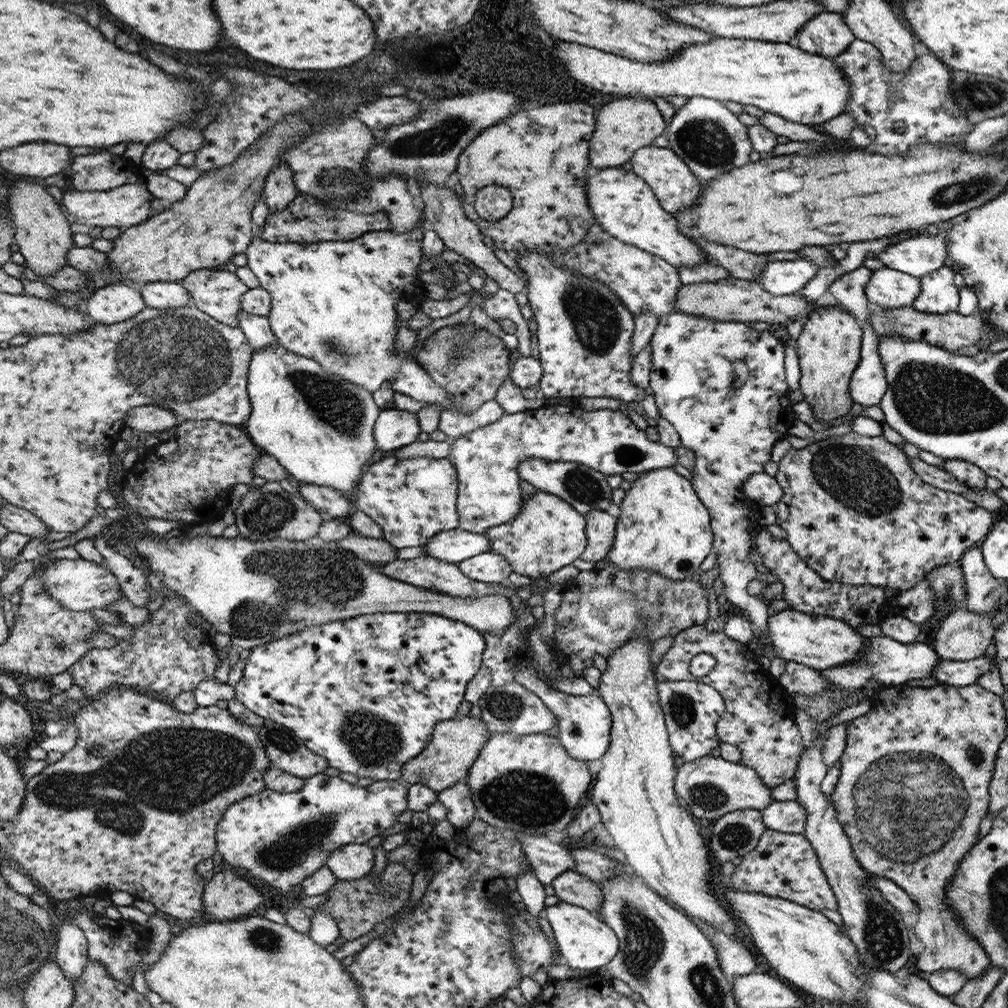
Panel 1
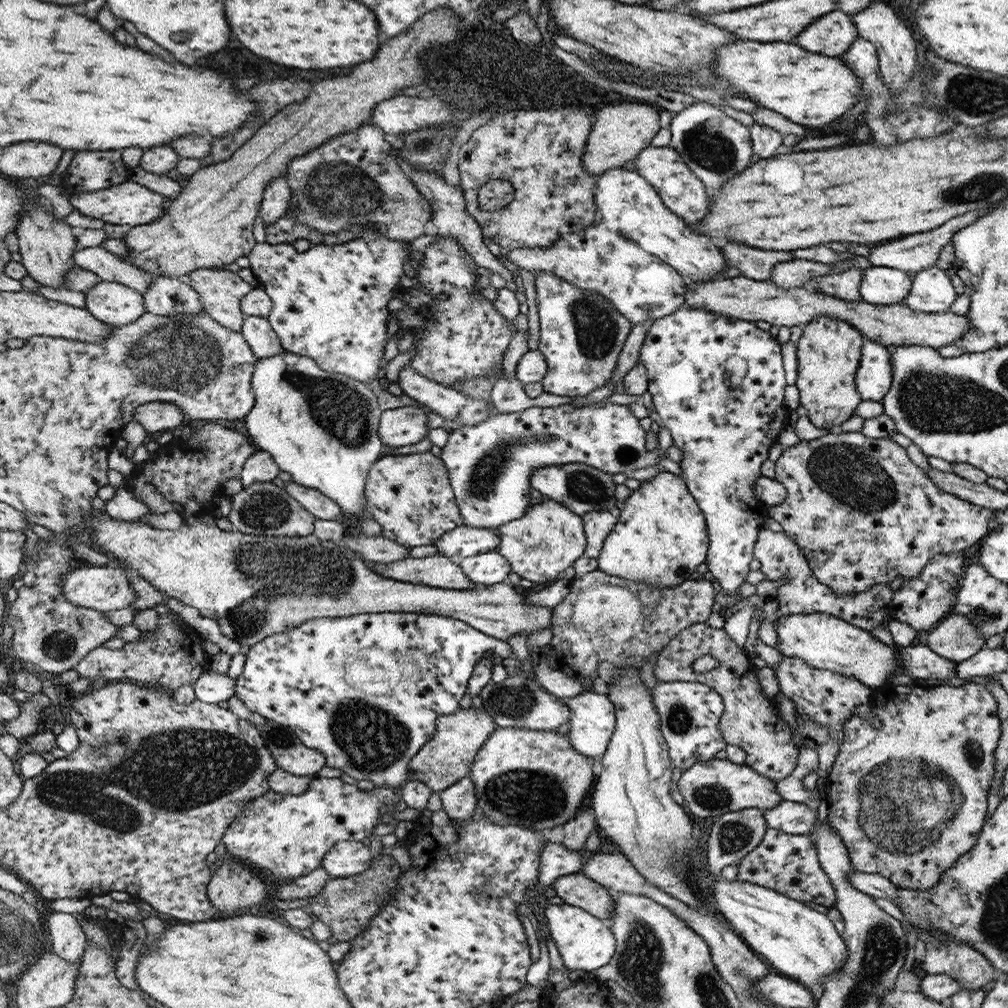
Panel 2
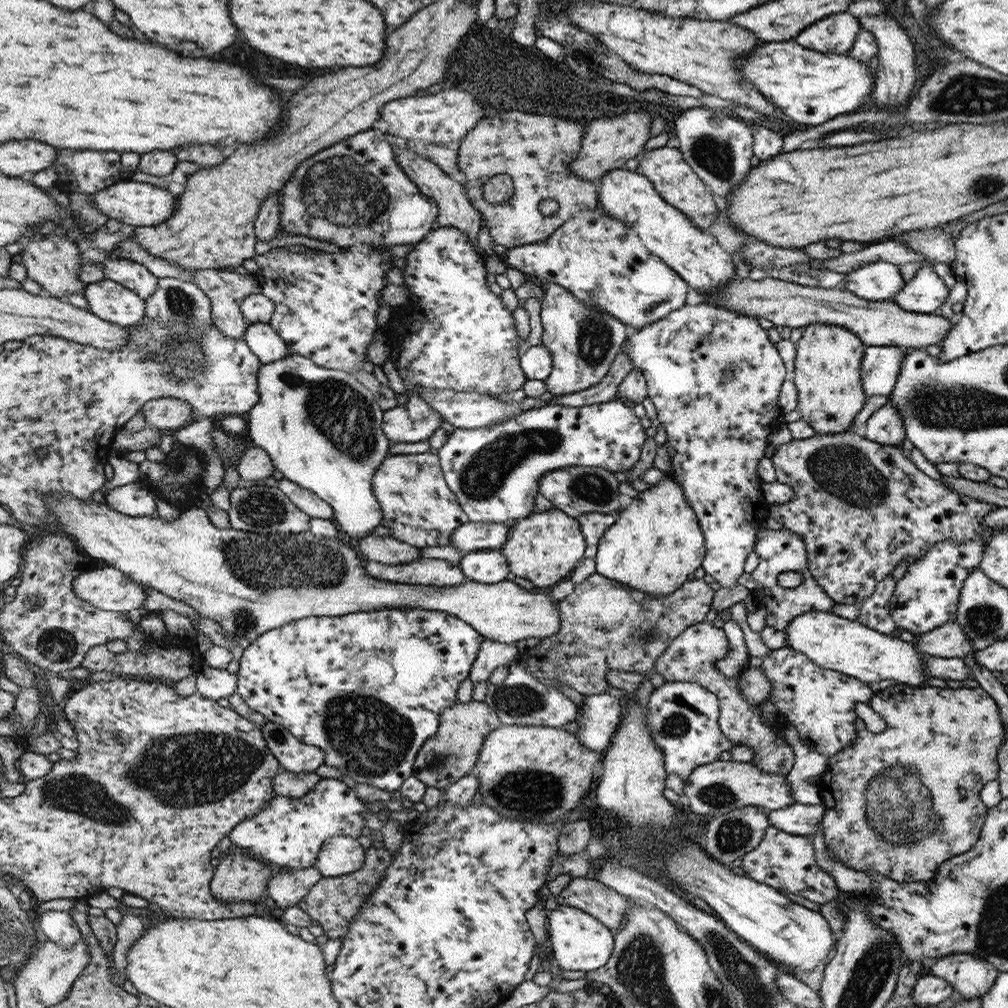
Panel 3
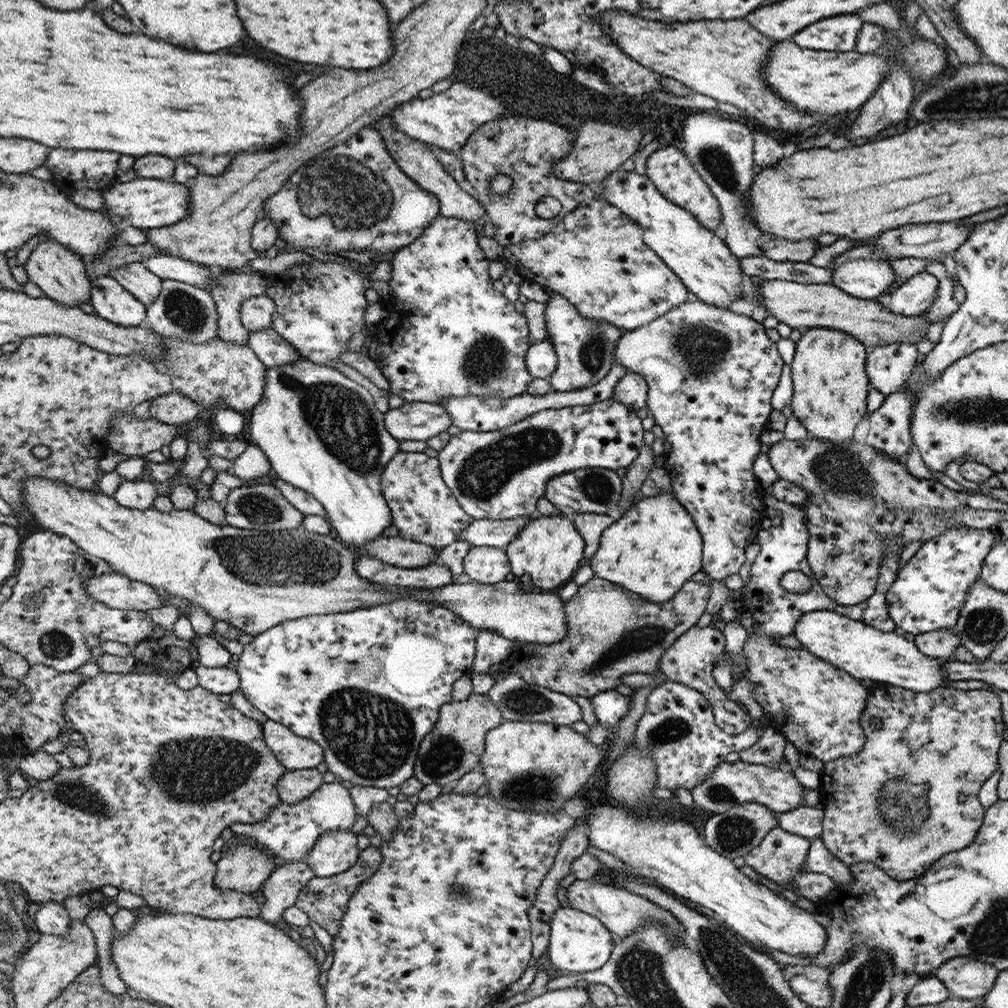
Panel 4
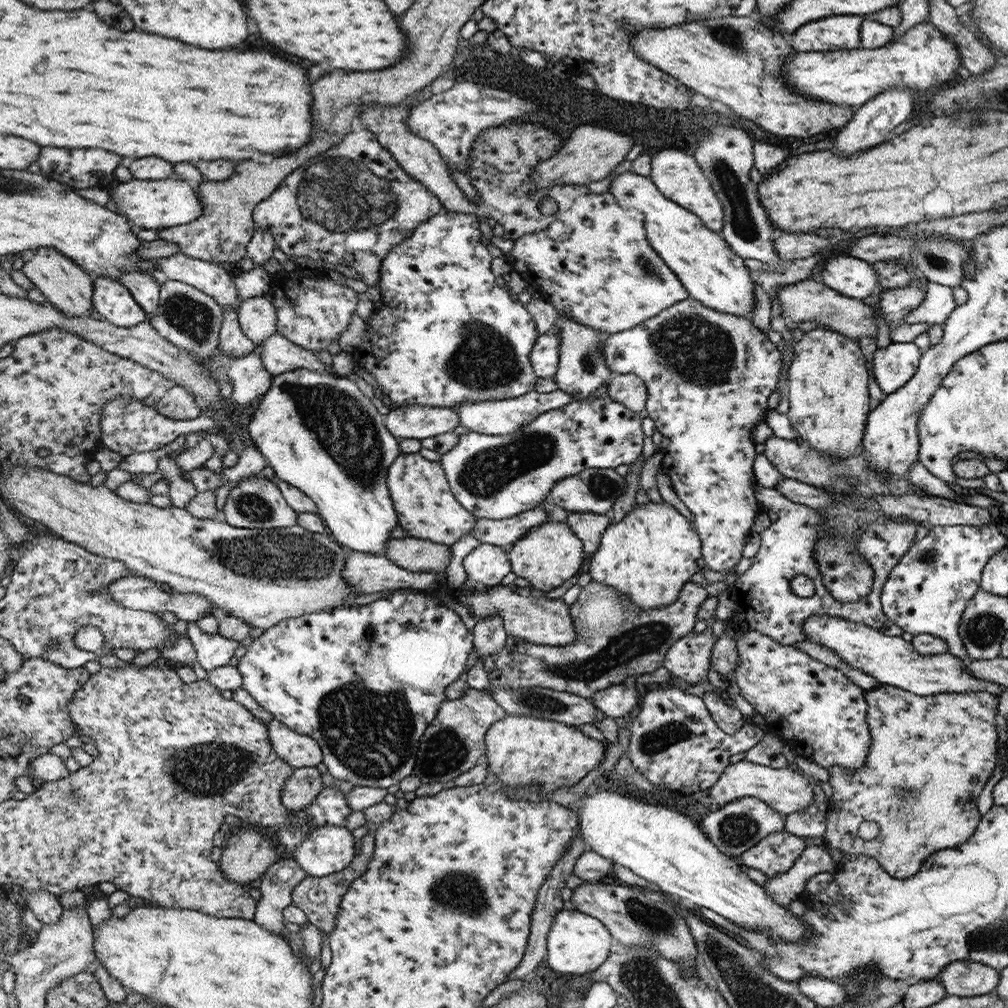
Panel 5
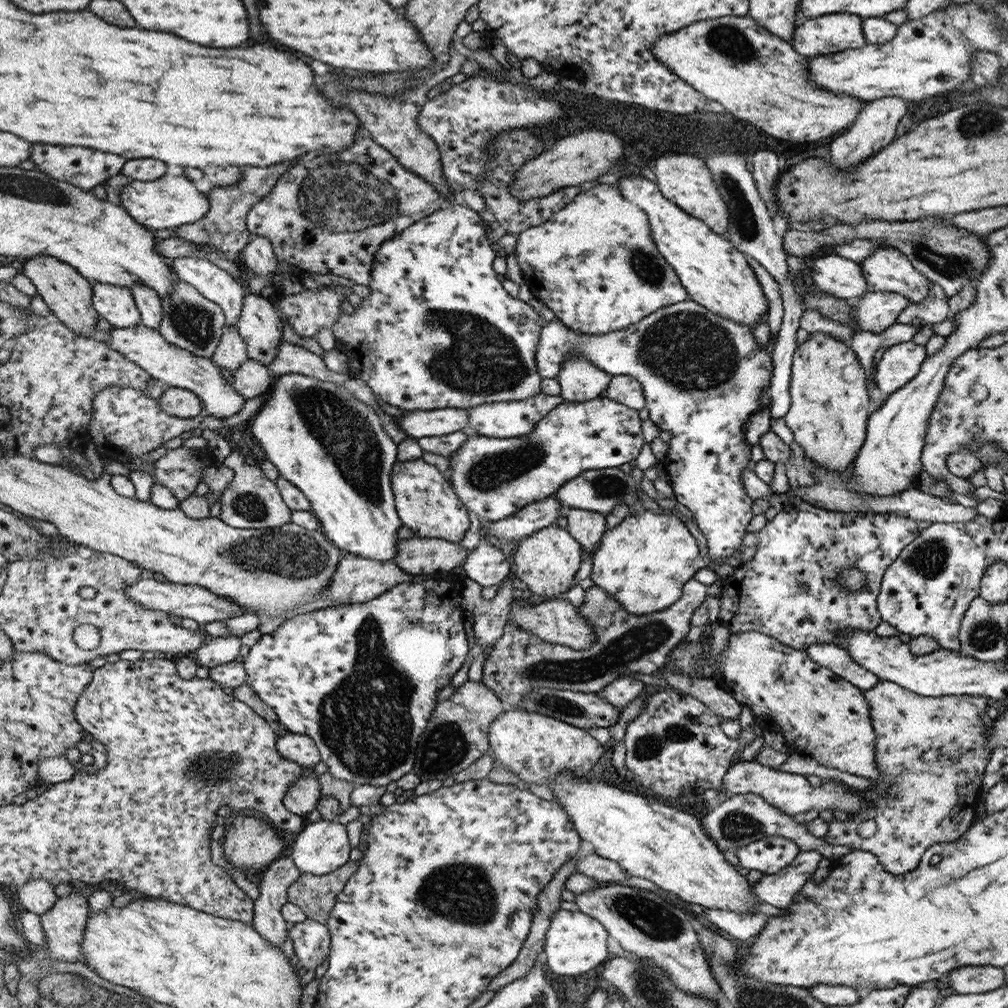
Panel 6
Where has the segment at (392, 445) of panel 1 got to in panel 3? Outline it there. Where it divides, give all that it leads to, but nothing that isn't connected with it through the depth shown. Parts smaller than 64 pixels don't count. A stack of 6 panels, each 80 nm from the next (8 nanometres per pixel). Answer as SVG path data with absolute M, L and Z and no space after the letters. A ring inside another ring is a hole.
M416 395L383 412L383 431L392 444L422 442L441 428L444 416Z

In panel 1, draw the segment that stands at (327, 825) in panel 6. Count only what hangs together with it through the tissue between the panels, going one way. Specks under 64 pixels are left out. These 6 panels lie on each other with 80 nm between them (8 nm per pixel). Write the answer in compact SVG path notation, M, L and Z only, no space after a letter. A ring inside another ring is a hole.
M367 843L347 844L329 856L327 867L346 883L363 878L374 868L374 850Z

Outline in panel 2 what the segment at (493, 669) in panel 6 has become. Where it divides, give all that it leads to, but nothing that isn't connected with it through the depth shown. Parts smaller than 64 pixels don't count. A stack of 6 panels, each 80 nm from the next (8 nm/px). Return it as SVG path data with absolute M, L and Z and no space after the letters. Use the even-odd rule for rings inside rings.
M597 568L594 572L582 574L571 581L568 596L552 609L555 614L553 635L550 643L540 648L541 654L548 658L552 668L562 670L570 678L579 681L584 692L590 692L602 662L611 662L616 668L642 668L652 654L662 651L680 631L687 630L694 624L707 623L716 603L717 591L715 582L706 575L686 580L676 588L656 588L644 582L632 582L612 576Z

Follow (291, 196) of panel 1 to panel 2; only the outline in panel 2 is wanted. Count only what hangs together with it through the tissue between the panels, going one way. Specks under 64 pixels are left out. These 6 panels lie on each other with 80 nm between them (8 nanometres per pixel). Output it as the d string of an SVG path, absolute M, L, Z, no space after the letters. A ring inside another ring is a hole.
M288 176L280 177L274 180L272 184L268 184L268 188L266 188L262 208L259 211L264 220L265 228L287 213L293 191L287 179Z

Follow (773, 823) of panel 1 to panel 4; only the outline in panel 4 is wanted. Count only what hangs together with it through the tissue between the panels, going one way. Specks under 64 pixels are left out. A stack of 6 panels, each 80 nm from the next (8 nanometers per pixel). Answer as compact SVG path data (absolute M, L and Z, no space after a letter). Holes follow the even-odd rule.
M818 804L814 807L800 806L792 811L776 815L779 819L779 828L811 840L820 837L823 832L824 813L823 805Z

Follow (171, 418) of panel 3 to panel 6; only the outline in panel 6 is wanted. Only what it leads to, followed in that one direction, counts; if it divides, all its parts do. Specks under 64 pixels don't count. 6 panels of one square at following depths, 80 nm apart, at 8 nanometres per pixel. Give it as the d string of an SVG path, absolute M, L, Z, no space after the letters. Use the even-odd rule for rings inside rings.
M170 387L158 398L162 410L178 418L194 418L203 414L203 401L191 389Z

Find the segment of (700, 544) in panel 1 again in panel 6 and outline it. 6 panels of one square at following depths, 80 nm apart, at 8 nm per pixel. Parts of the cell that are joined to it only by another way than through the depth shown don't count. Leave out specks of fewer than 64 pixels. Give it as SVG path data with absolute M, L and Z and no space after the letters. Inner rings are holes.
M635 508L618 526L602 535L592 558L590 579L611 593L634 616L646 616L673 607L683 596L683 588L700 568L709 567L700 556L698 542L677 513L657 514Z

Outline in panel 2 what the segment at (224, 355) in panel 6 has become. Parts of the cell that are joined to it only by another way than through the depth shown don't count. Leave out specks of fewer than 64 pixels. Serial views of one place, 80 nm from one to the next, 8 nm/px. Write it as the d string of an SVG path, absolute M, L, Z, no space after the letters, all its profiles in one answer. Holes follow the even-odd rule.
M226 268L199 269L189 272L188 278L201 298L203 312L226 328L240 331L244 318L241 298L255 287Z

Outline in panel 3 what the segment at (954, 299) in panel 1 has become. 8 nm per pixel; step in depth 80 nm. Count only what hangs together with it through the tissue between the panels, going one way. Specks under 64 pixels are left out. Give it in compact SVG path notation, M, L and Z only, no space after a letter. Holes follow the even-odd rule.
M929 264L917 271L893 301L908 312L936 314L948 296L950 289Z

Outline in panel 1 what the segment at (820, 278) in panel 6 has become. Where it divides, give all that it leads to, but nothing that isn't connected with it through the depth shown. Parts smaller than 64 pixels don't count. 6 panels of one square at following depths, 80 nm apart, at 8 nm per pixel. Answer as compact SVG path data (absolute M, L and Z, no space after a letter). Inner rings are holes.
M884 267L873 270L865 293L871 307L888 309L912 306L921 294L921 280L899 269Z

